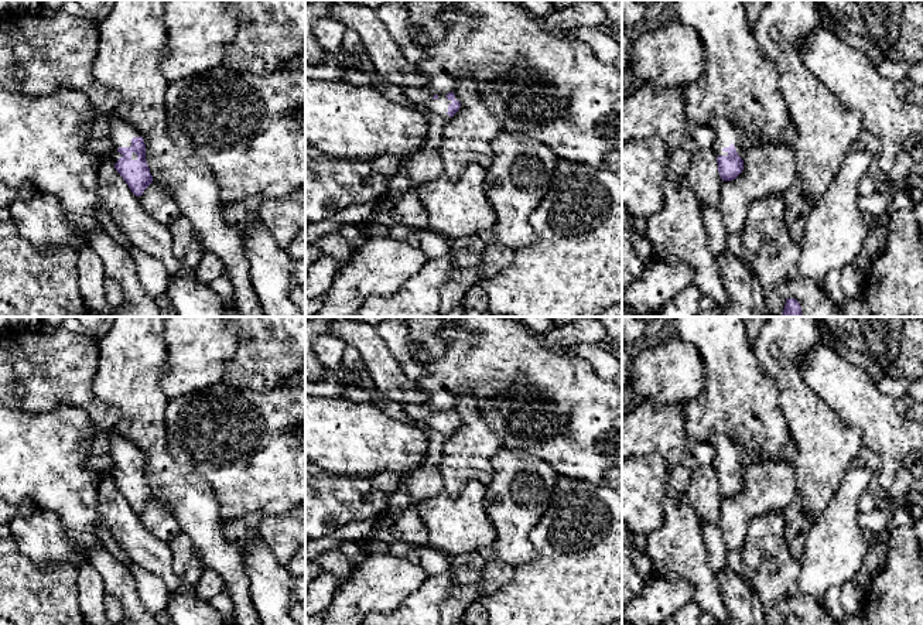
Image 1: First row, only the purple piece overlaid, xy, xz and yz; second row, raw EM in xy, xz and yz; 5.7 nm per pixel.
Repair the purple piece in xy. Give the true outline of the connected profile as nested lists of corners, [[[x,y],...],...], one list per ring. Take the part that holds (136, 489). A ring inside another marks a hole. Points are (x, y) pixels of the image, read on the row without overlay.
[[[114,428],[107,431],[112,444],[113,465],[109,472],[116,488],[123,493],[136,513],[143,512],[153,499],[146,478],[146,461],[140,448]]]

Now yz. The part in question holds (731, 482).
[[[714,434],[708,443],[717,452],[712,467],[717,472],[719,493],[722,498],[732,498],[743,486],[746,468],[739,460],[739,447],[725,434]]]

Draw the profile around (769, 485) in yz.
[[[793,462],[746,465],[742,489],[732,498],[721,498],[718,526],[727,550],[742,549],[751,519],[786,509],[796,495],[799,489]]]

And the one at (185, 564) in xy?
[[[180,533],[168,544],[172,551],[172,568],[185,588],[194,588],[202,576],[204,567],[195,556],[194,544],[187,535]]]

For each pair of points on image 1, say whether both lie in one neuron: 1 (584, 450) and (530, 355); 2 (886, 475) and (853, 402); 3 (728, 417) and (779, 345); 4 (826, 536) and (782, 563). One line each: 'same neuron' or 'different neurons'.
1: same neuron
2: same neuron
3: different neurons
4: different neurons

